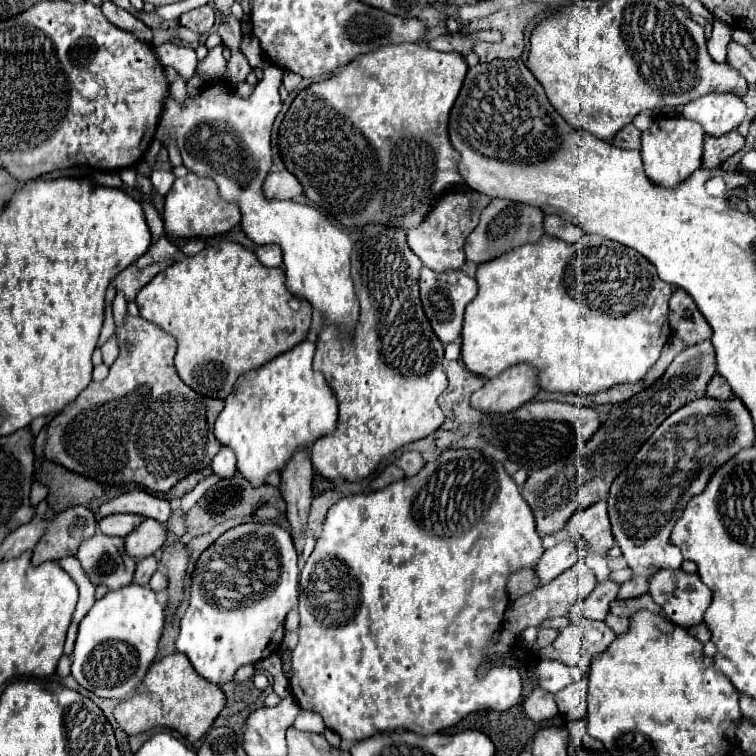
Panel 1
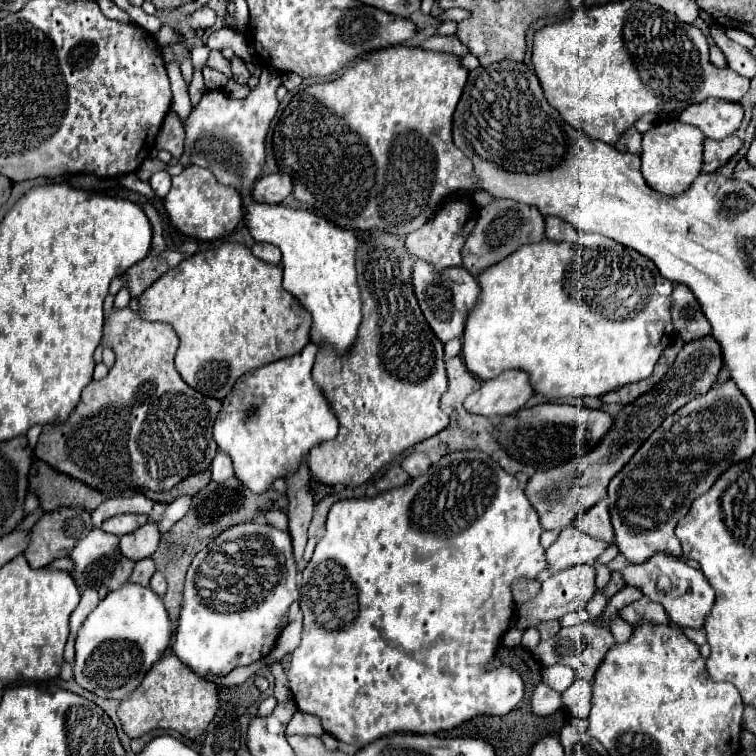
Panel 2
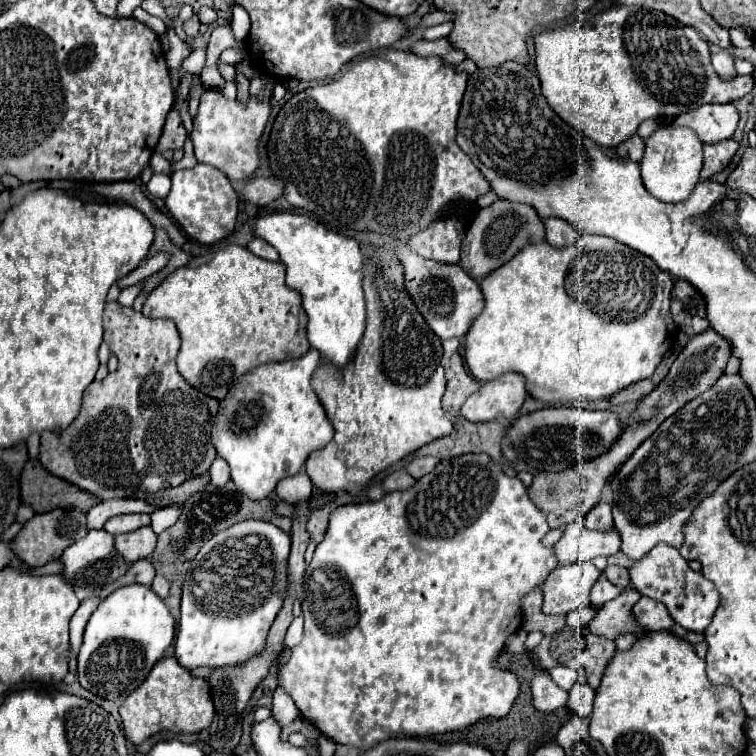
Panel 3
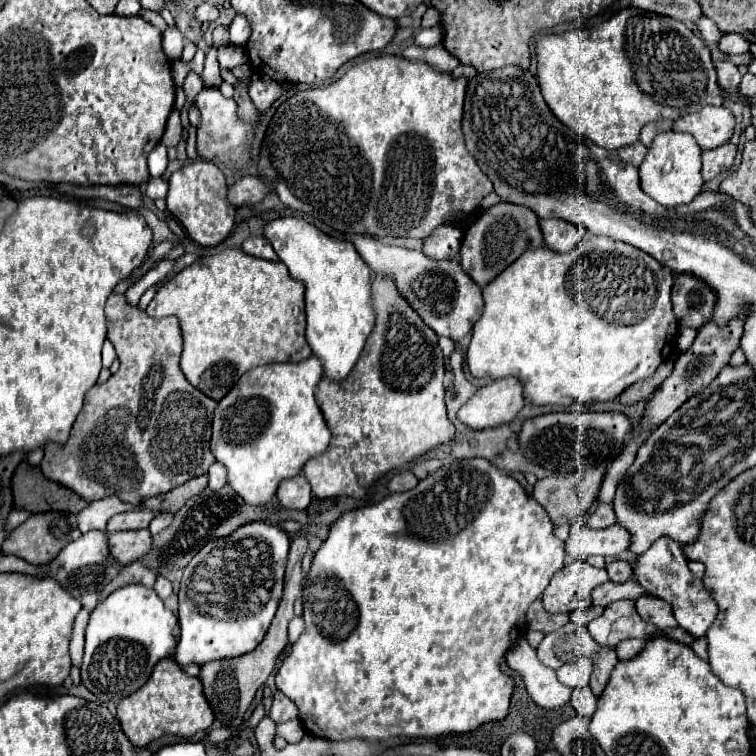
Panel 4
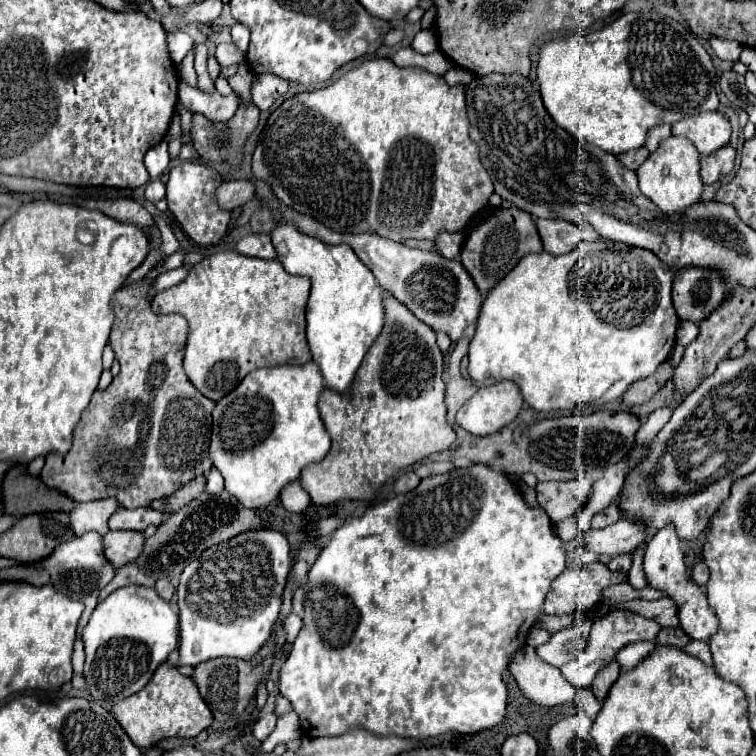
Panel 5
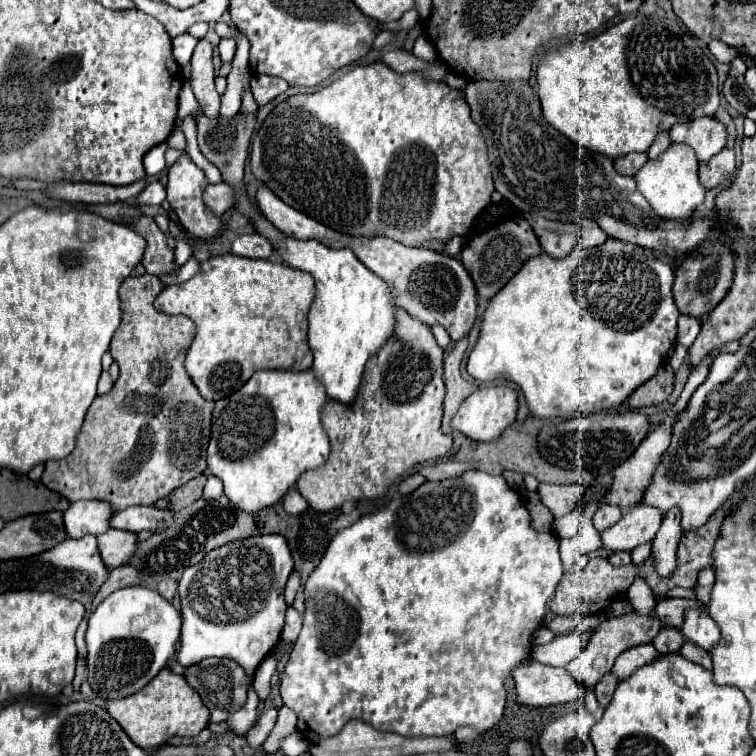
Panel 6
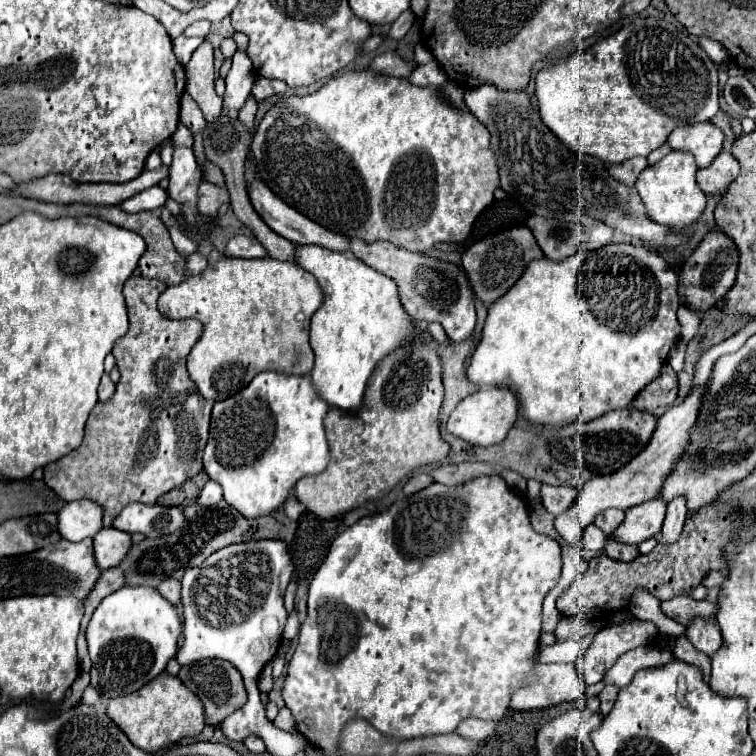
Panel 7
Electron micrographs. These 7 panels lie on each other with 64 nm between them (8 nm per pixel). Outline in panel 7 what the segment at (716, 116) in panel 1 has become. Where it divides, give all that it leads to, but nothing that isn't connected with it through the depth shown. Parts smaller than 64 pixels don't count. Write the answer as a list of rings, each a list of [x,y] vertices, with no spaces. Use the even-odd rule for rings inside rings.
[[[712,122],[688,124],[672,130],[672,134],[668,136],[668,142],[674,150],[692,152],[698,168],[706,168],[712,164],[712,158],[720,154],[724,132]]]

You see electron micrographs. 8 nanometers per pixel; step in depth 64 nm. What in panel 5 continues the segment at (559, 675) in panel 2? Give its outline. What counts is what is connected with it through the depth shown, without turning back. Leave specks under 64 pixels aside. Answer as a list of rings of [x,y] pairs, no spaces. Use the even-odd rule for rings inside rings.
[[[614,608],[610,610],[606,616],[602,616],[602,620],[594,620],[592,622],[592,630],[590,630],[590,644],[588,648],[572,662],[564,664],[560,668],[560,672],[564,674],[564,678],[576,686],[576,688],[588,688],[594,680],[594,676],[616,656],[616,652],[630,644],[630,642],[636,642],[636,640],[650,640],[654,642],[656,636],[660,632],[660,626],[636,612],[630,612],[630,610],[622,610],[622,608]]]

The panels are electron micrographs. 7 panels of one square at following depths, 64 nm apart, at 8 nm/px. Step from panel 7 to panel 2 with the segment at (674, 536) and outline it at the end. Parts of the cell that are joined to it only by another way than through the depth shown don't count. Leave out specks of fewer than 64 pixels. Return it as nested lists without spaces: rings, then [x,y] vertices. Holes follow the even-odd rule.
[[[656,554],[654,558],[650,558],[646,564],[640,566],[630,564],[620,574],[626,584],[638,586],[650,600],[660,602],[670,622],[680,628],[702,628],[716,598],[712,586],[708,584],[708,580],[700,570],[694,570],[680,558],[670,558],[666,554]]]

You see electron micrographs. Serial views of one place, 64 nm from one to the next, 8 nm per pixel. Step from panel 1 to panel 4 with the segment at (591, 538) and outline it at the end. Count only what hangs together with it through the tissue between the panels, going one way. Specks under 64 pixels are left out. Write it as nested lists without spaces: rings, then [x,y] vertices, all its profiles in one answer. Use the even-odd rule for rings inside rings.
[[[602,502],[596,506],[594,514],[592,514],[592,516],[588,518],[588,522],[586,522],[588,528],[608,528],[608,526],[612,526],[612,524],[616,524],[614,510],[612,510],[610,504],[602,504]],[[634,580],[628,582],[628,588],[626,584],[614,584],[614,582],[604,582],[600,584],[594,592],[592,592],[592,604],[594,606],[608,606],[610,602],[616,602],[616,600],[622,600],[622,598],[640,598],[644,596],[644,588],[640,588]]]

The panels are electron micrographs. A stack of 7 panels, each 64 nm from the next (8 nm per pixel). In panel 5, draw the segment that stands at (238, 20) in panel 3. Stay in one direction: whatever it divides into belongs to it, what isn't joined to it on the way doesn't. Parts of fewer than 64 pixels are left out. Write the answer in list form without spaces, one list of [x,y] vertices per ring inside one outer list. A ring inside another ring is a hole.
[[[236,22],[236,24],[232,26],[232,40],[234,40],[234,44],[236,44],[238,48],[246,50],[246,48],[248,48],[248,40],[250,40],[250,30],[248,30],[244,24]]]

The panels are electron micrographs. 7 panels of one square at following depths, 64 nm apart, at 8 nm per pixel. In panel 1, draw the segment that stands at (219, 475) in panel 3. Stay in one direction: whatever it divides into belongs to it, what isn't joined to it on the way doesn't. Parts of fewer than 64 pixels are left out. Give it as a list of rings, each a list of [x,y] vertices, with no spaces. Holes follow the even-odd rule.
[[[224,446],[212,460],[212,470],[220,474],[222,478],[232,478],[236,472],[236,454],[232,454],[232,448]]]

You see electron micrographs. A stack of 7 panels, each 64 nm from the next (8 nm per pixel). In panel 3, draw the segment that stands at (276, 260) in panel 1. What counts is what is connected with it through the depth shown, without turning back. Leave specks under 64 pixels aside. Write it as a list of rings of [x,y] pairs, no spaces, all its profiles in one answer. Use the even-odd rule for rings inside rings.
[[[254,238],[254,240],[248,244],[248,250],[250,250],[252,254],[264,258],[264,260],[272,260],[272,262],[278,260],[278,252],[276,252],[268,242],[264,242],[264,240],[260,240],[260,238]]]

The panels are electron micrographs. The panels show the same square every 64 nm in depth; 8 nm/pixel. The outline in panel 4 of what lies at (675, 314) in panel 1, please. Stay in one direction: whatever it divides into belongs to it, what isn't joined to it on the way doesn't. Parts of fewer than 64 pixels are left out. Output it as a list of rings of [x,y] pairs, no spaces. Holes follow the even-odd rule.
[[[690,274],[676,276],[672,288],[672,306],[680,324],[698,330],[712,318],[714,304],[716,296],[704,282]]]

